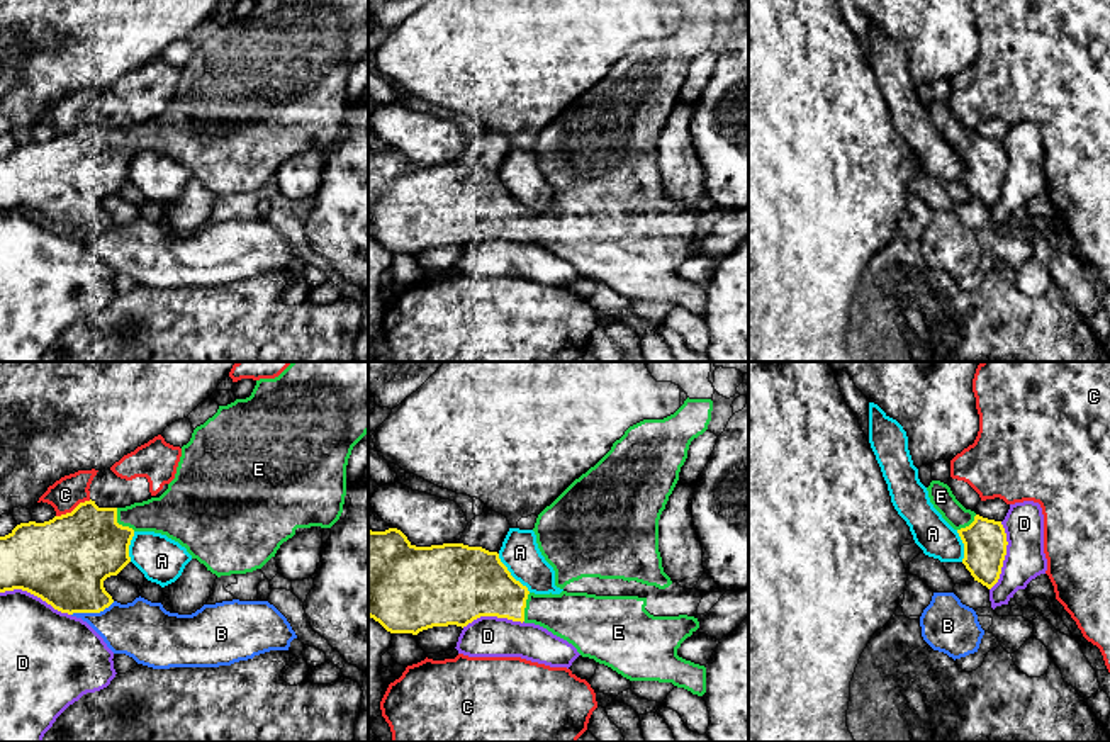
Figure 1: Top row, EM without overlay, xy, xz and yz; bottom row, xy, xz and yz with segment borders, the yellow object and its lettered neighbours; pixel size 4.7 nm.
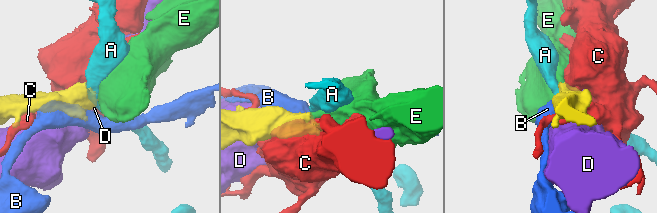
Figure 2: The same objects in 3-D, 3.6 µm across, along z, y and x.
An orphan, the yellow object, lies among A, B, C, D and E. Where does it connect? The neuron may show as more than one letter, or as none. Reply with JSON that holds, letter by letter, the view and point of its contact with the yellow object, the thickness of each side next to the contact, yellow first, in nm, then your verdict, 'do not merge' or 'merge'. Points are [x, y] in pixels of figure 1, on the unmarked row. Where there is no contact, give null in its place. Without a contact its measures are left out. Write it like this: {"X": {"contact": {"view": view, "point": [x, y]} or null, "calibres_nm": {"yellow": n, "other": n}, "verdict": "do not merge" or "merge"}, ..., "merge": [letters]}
{"A": {"contact": {"view": "xz", "point": [510, 194]}, "calibres_nm": {"yellow": 360, "other": 180}, "verdict": "do not merge"}, "B": {"contact": {"view": "xy", "point": [92, 231]}, "calibres_nm": {"yellow": 380, "other": 280}, "verdict": "do not merge"}, "C": {"contact": {"view": "xy", "point": [75, 128]}, "calibres_nm": {"yellow": 400, "other": 160}, "verdict": "do not merge"}, "D": {"contact": {"view": "xy", "point": [36, 214]}, "calibres_nm": {"yellow": 420, "other": 380}, "verdict": "do not merge"}, "E": {"contact": {"view": "xy", "point": [117, 143]}, "calibres_nm": {"yellow": 380, "other": 190}, "verdict": "merge"}, "merge": ["E"]}

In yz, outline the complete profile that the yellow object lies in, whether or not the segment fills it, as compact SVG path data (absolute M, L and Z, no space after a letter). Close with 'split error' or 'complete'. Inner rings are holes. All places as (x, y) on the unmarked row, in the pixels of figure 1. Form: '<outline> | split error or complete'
M932 100L927 110L933 127L959 153L964 163L962 183L974 200L991 209L1000 199L1008 165L1001 141L966 129L950 107L940 100Z | split error

